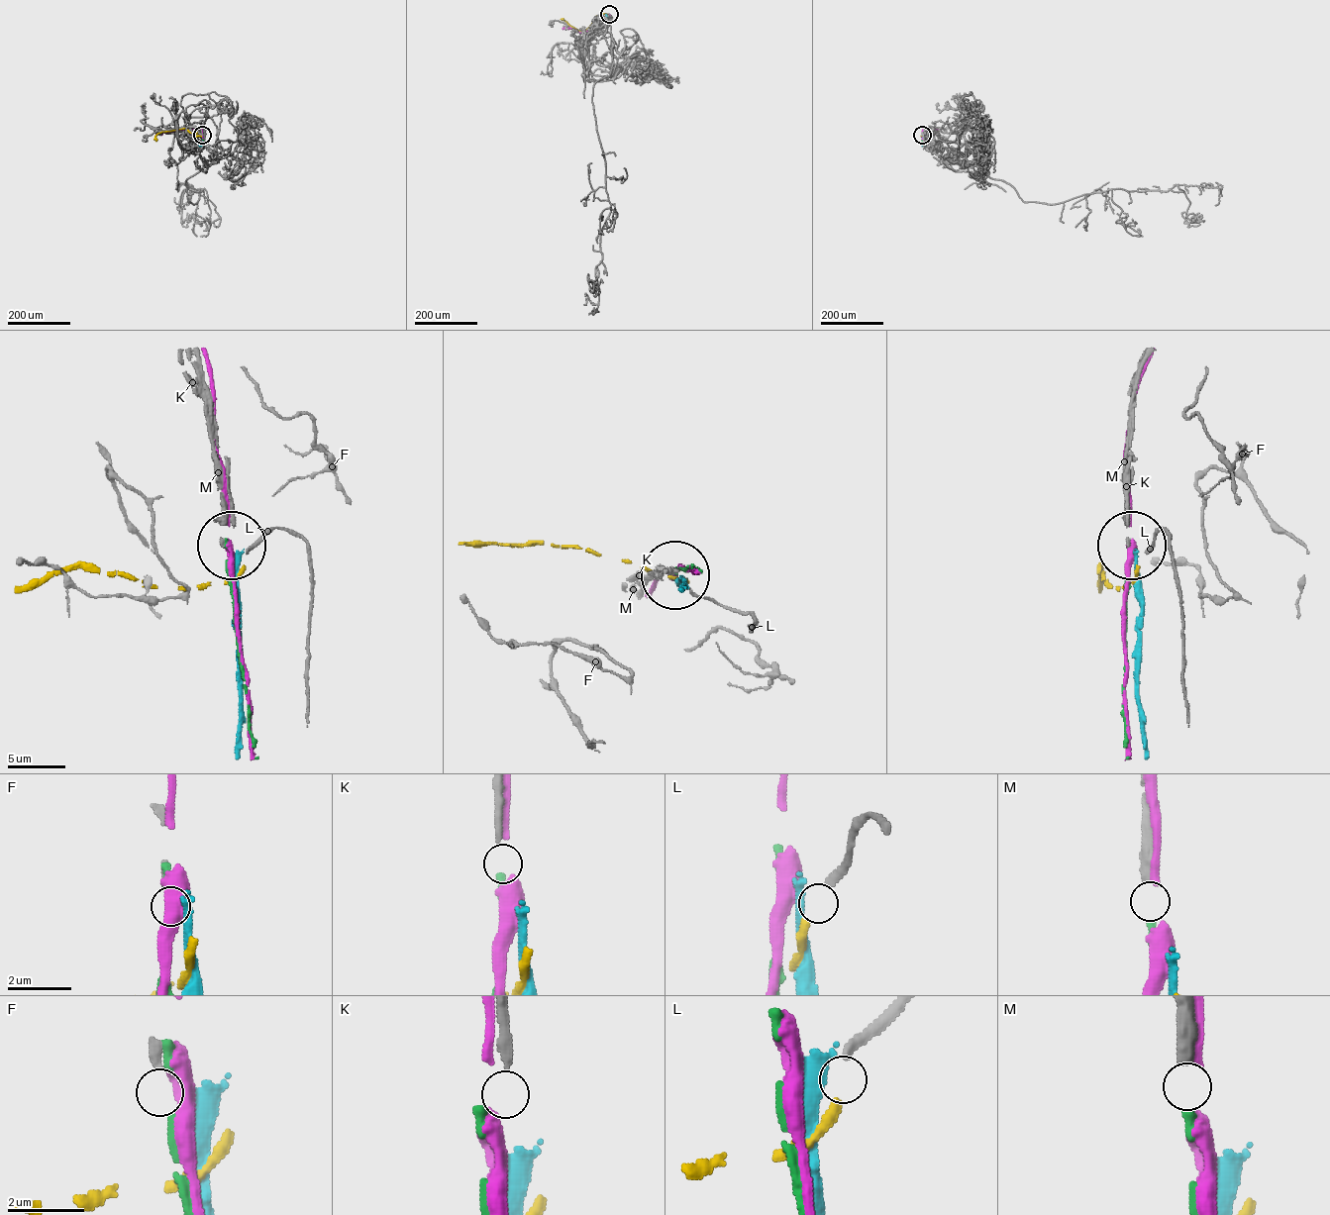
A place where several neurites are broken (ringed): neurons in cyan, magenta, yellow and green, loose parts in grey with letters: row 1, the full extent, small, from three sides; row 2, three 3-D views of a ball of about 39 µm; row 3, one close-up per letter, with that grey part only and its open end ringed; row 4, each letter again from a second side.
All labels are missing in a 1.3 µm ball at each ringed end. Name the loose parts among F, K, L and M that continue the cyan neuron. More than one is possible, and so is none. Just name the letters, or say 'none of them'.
none of them

